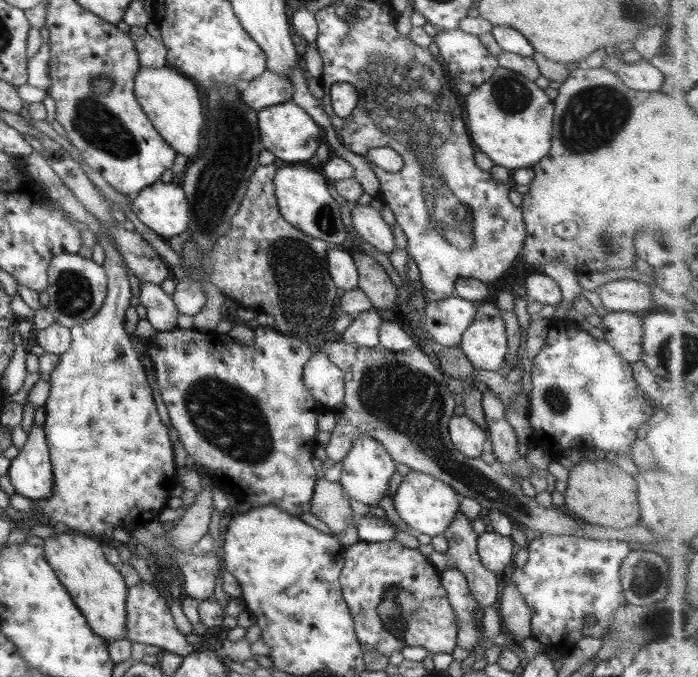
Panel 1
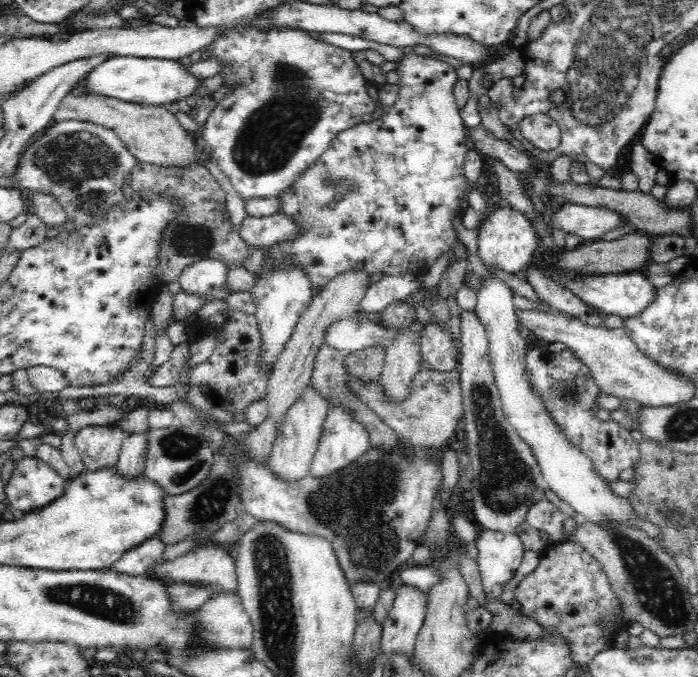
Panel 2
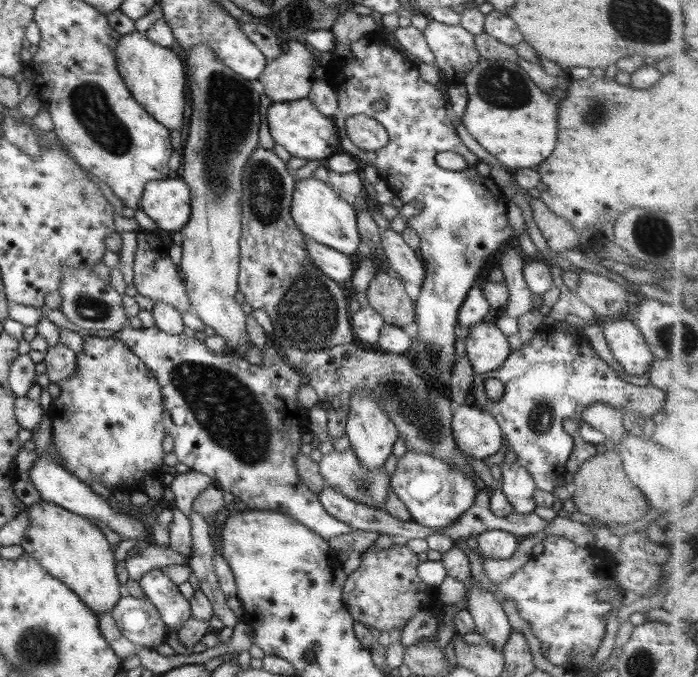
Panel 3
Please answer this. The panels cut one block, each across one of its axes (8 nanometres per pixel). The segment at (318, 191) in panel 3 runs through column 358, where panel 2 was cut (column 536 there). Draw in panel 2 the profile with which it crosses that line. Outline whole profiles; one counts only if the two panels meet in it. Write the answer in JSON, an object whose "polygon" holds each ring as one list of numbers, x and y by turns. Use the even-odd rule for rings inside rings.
{"polygon":[[504,207,493,212,488,219,481,224,477,240,477,255,488,268,503,270,506,274,517,274,521,272,532,260,540,245,538,235,534,233,530,221,512,209]]}

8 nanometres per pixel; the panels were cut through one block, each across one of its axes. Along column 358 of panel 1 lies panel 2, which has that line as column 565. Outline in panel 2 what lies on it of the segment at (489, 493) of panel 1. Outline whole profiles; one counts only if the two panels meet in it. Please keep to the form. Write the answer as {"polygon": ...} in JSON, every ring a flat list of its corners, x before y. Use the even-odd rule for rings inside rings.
{"polygon":[[547,344,528,350,525,356,527,381,538,394,550,417,564,436,581,450,600,473,604,481,614,483,627,469,636,468,640,460,638,437,616,421,603,422,597,418,602,409,597,397,602,393,595,384,586,364,583,364,564,344]]}

